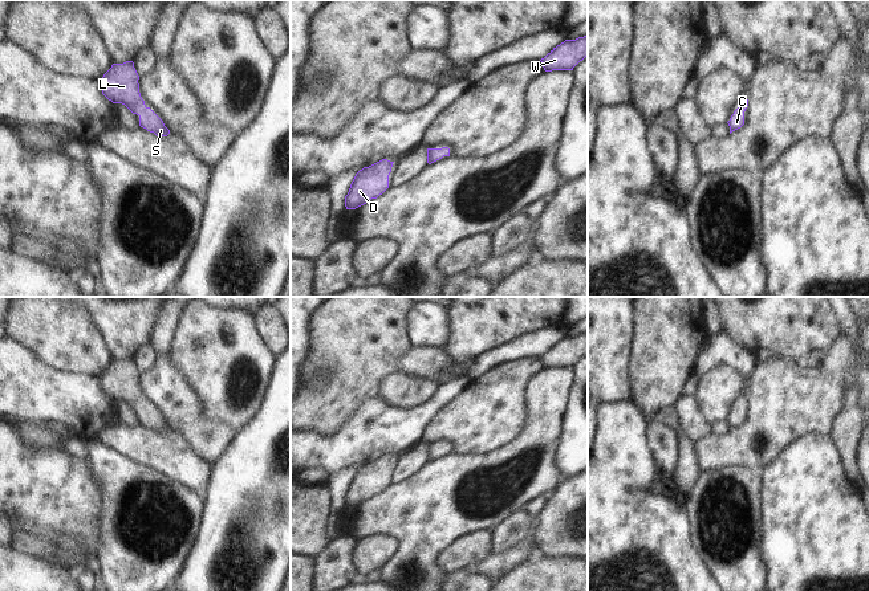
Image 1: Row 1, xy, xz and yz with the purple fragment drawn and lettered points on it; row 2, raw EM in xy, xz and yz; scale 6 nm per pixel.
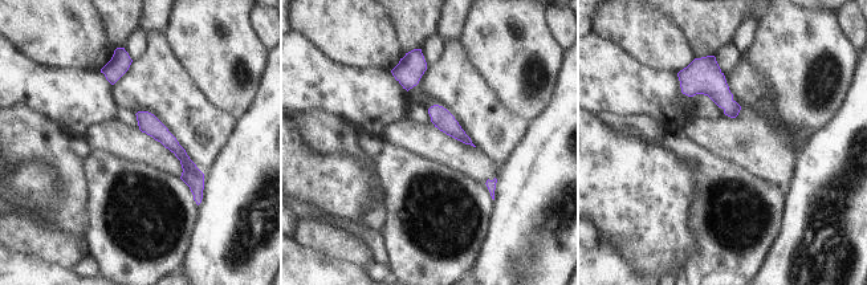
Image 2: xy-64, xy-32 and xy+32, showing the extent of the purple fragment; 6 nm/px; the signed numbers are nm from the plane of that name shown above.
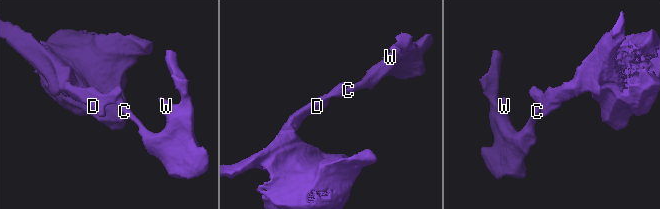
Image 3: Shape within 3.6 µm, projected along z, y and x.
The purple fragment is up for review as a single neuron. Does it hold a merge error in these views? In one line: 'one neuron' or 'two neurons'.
one neuron

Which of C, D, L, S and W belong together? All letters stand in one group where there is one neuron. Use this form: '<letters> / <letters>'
C D L S W

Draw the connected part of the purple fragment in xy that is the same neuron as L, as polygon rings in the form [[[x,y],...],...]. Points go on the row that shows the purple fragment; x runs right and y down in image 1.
[[[133,61],[113,64],[98,80],[102,94],[113,103],[125,105],[133,114],[139,117],[139,126],[157,136],[167,136],[170,130],[163,121],[145,105],[139,93],[139,76]]]

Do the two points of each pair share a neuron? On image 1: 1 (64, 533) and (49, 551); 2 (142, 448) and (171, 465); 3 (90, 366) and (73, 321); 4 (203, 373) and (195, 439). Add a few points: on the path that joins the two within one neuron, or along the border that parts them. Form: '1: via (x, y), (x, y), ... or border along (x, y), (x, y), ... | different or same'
1: border along (27, 532), (68, 549), (76, 557), (73, 569) | different
2: via (149, 449), (157, 451), (165, 459) | same
3: via (88, 355), (73, 341), (73, 331) | same
4: border along (182, 373), (203, 411) | different

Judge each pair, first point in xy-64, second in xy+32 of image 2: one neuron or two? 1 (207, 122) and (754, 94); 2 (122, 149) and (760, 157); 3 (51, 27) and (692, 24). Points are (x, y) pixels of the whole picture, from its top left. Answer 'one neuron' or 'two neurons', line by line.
1: one neuron
2: one neuron
3: two neurons

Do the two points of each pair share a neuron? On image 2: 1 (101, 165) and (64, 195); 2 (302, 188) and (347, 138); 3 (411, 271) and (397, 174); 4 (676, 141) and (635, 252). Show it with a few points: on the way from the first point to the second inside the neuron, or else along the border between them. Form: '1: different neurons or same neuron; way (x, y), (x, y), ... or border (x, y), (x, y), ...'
1: different neurons; border (82, 159), (88, 208)
2: different neurons; border (305, 142), (322, 155), (345, 154), (361, 170)
3: same neuron; way (411, 247), (398, 226), (395, 216), (397, 198)
4: different neurons; border (670, 149), (691, 176)

